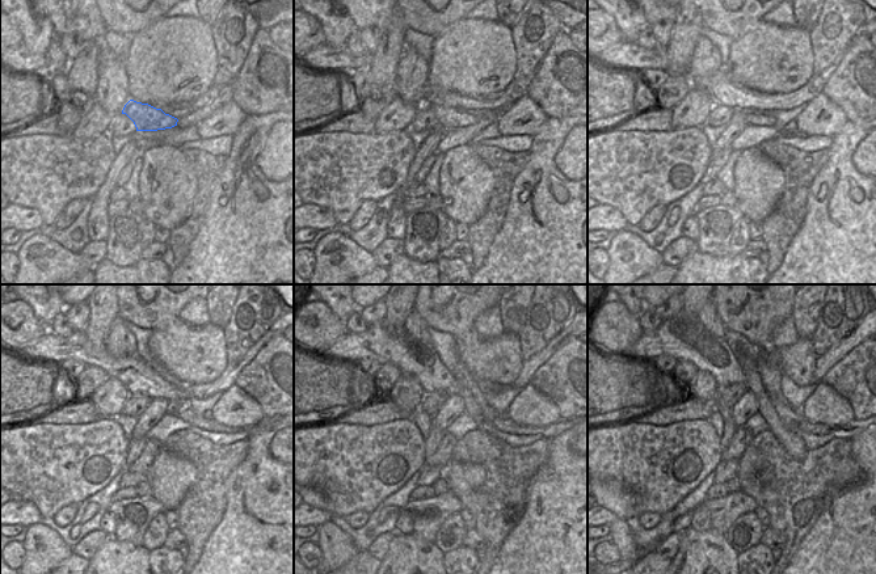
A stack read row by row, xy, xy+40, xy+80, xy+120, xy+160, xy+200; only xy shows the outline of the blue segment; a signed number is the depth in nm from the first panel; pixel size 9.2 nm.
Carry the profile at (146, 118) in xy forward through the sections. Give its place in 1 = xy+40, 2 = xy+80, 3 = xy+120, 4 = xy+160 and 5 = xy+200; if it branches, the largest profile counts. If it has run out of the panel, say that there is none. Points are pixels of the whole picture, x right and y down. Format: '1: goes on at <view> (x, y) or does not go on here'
1: goes on at xy+40 (447, 118)
2: goes on at xy+80 (757, 117)
3: goes on at xy+120 (181, 409)
4: goes on at xy+160 (506, 425)
5: goes on at xy+200 (854, 427)

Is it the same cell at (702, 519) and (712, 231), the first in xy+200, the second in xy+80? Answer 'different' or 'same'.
different

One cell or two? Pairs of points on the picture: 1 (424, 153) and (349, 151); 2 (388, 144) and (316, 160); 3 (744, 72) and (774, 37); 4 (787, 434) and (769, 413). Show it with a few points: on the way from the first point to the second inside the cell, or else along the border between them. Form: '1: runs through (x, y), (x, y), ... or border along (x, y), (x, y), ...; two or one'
1: border along (417, 148), (403, 182); two
2: runs through (370, 160), (335, 160); one
3: runs through (753, 63), (770, 46); one
4: runs through (782, 430), (771, 418); one

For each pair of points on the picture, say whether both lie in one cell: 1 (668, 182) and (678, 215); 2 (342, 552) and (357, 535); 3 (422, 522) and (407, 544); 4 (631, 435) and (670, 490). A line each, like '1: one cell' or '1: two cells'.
1: two cells
2: two cells
3: two cells
4: one cell

